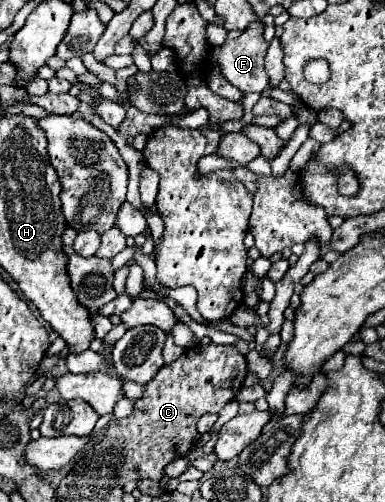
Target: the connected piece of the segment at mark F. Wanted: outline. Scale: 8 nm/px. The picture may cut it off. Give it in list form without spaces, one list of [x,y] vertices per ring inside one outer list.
[[[254,21],[238,39],[226,41],[222,47],[214,47],[210,51],[210,57],[220,65],[222,75],[234,87],[238,87],[244,95],[246,93],[262,93],[268,87],[268,75],[264,71],[264,57],[266,57],[268,43],[262,39],[262,31],[264,31],[262,21]]]

